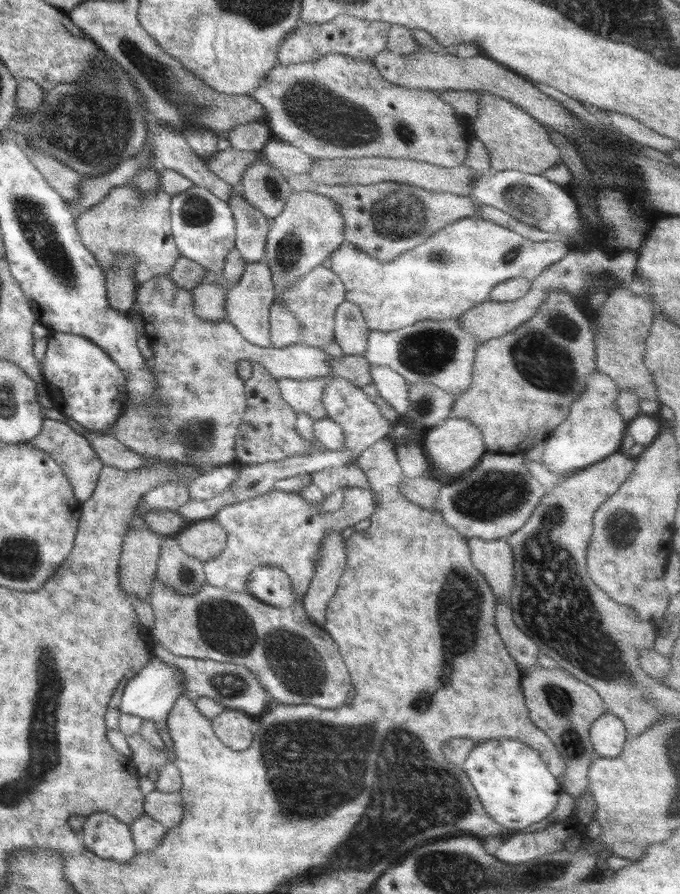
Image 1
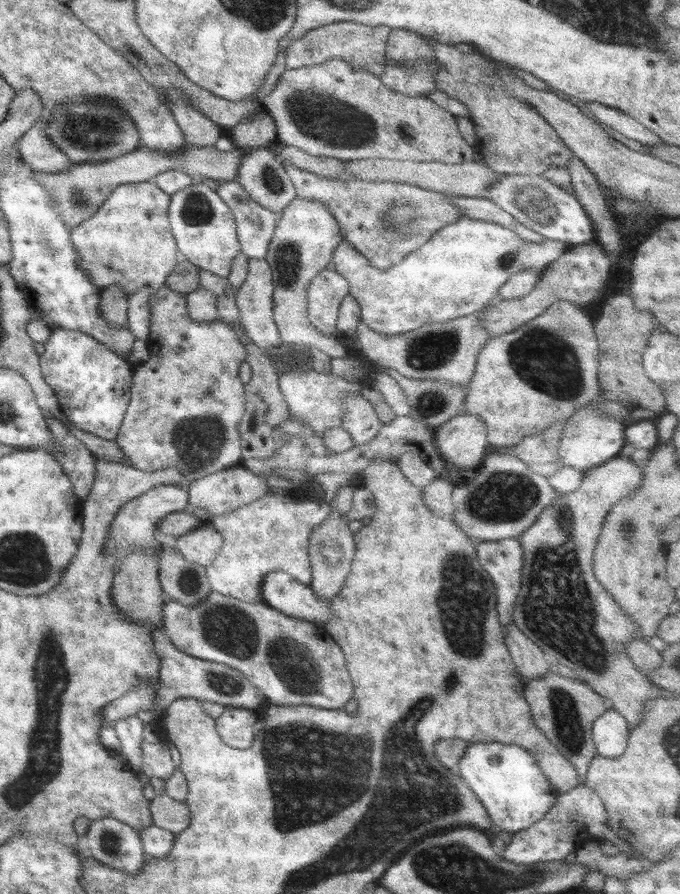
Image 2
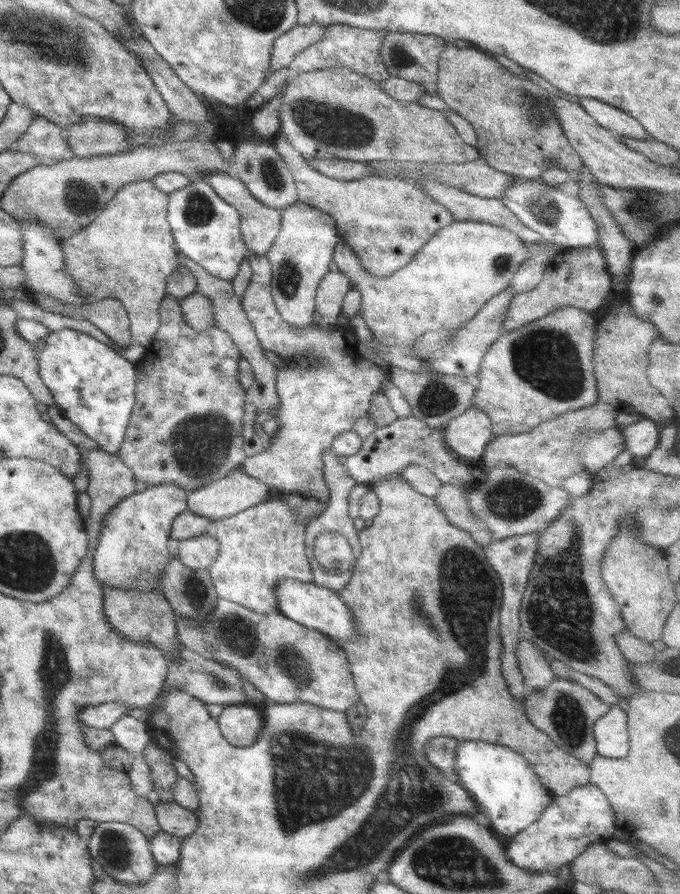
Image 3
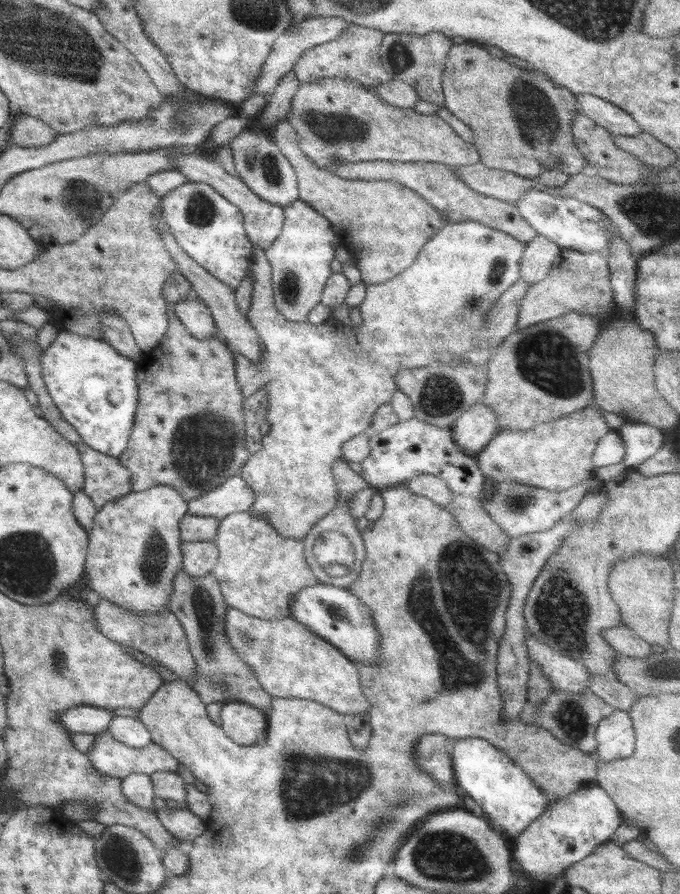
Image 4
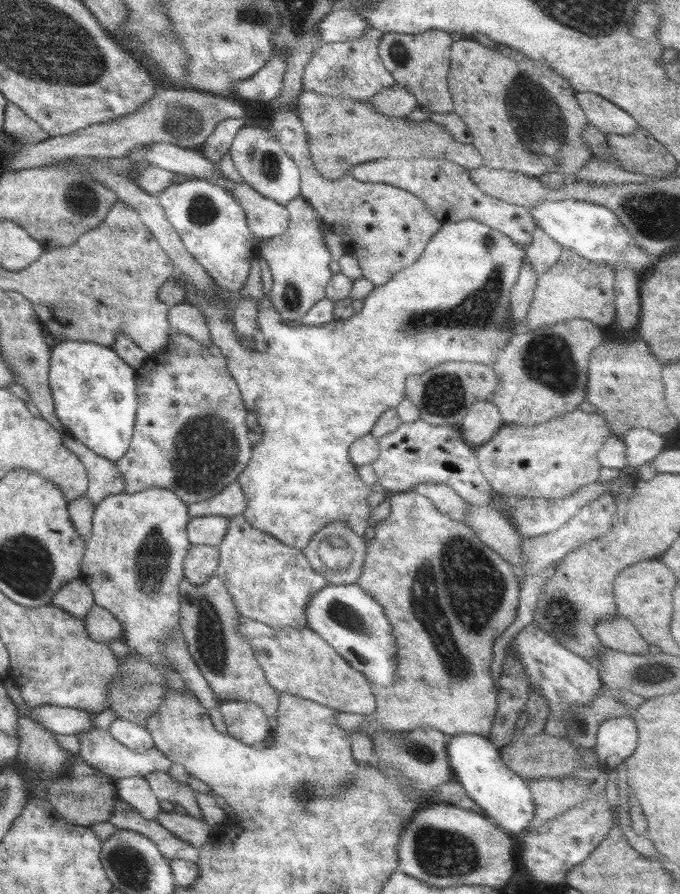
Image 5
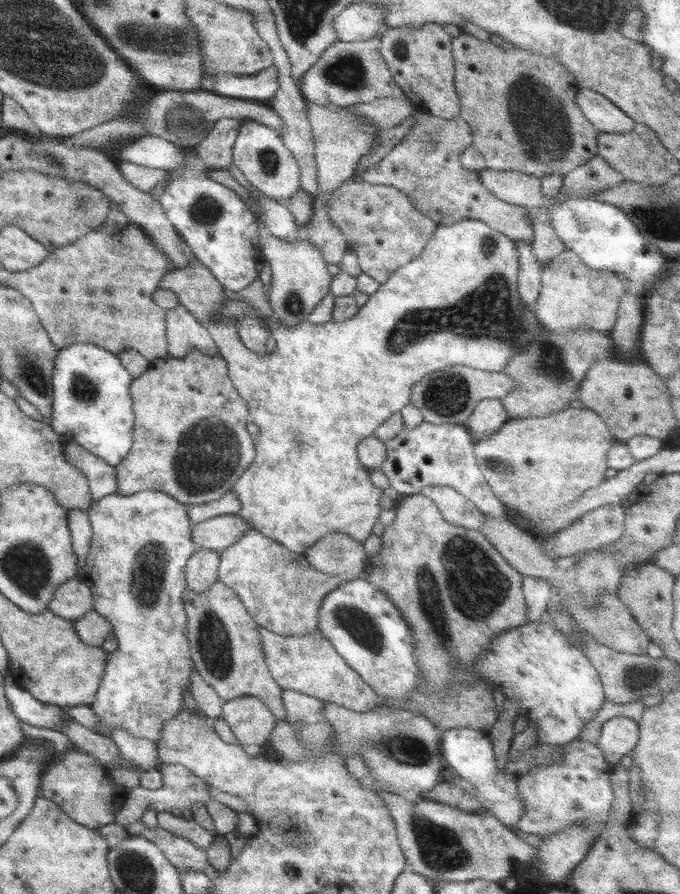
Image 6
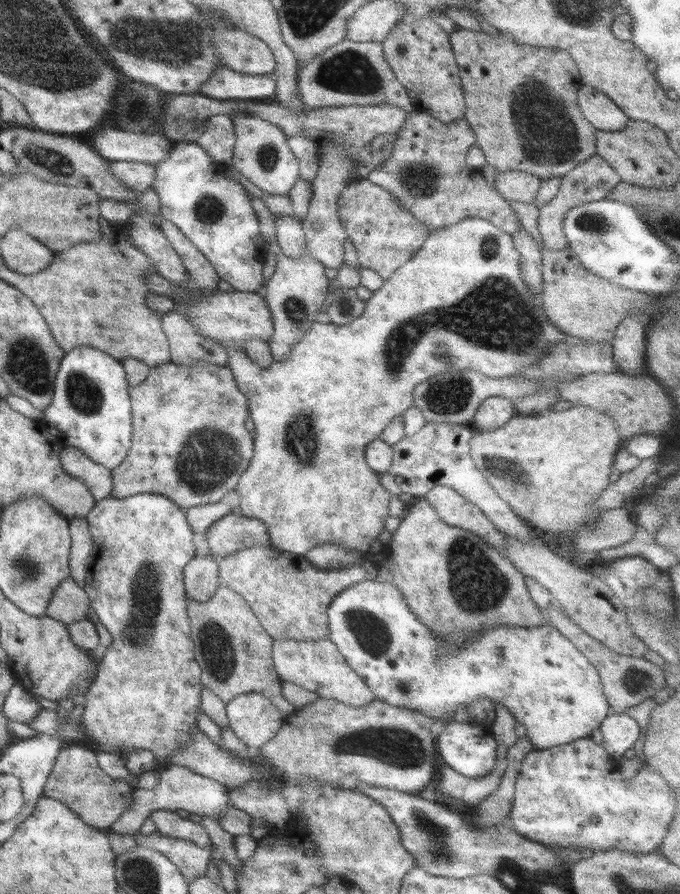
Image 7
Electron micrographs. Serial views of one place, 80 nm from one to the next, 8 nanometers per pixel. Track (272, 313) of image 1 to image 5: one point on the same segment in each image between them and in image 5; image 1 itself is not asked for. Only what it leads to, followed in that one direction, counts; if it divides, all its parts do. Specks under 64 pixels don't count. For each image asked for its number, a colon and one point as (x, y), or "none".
2: (306, 235)
3: (300, 257)
4: (300, 257)
5: (298, 259)

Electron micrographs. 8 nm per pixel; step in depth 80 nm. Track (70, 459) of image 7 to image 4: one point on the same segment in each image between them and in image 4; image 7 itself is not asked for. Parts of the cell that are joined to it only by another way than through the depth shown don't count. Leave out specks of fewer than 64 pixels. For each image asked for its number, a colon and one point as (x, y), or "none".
4: (106, 478)
5: (105, 479)
6: (102, 481)

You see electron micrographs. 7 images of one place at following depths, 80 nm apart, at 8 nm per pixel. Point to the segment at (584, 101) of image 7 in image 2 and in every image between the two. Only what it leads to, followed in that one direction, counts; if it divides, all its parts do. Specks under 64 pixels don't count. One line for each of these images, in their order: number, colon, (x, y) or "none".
2: (622, 123)
3: (616, 121)
4: (615, 121)
5: (605, 116)
6: (599, 111)

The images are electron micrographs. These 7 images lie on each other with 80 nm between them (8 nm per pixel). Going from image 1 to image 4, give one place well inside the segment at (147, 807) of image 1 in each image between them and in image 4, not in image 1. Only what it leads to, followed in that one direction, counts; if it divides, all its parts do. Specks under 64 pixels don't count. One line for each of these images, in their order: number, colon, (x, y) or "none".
2: (173, 815)
3: (173, 818)
4: (183, 825)

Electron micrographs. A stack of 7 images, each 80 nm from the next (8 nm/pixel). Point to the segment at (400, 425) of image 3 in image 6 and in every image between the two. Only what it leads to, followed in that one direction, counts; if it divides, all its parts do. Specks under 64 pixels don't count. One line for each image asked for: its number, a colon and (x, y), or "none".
4: (411, 447)
5: (416, 452)
6: (431, 454)

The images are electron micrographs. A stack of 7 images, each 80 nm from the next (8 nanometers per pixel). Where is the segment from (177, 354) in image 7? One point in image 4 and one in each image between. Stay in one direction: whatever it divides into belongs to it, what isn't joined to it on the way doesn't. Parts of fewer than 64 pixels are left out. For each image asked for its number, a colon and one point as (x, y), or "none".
4: (195, 315)
5: (185, 318)
6: (184, 333)

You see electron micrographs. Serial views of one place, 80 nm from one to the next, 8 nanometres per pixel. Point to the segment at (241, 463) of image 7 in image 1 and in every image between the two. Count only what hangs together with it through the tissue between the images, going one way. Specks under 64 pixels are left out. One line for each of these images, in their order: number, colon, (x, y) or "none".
1: (201, 397)
2: (187, 400)
3: (185, 429)
4: (188, 433)
5: (190, 436)
6: (190, 440)

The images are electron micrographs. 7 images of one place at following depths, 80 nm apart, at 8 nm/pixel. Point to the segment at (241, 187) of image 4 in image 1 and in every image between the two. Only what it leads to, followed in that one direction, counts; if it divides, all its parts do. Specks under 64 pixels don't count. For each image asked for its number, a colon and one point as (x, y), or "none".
1: (252, 227)
2: (255, 224)
3: (260, 224)

